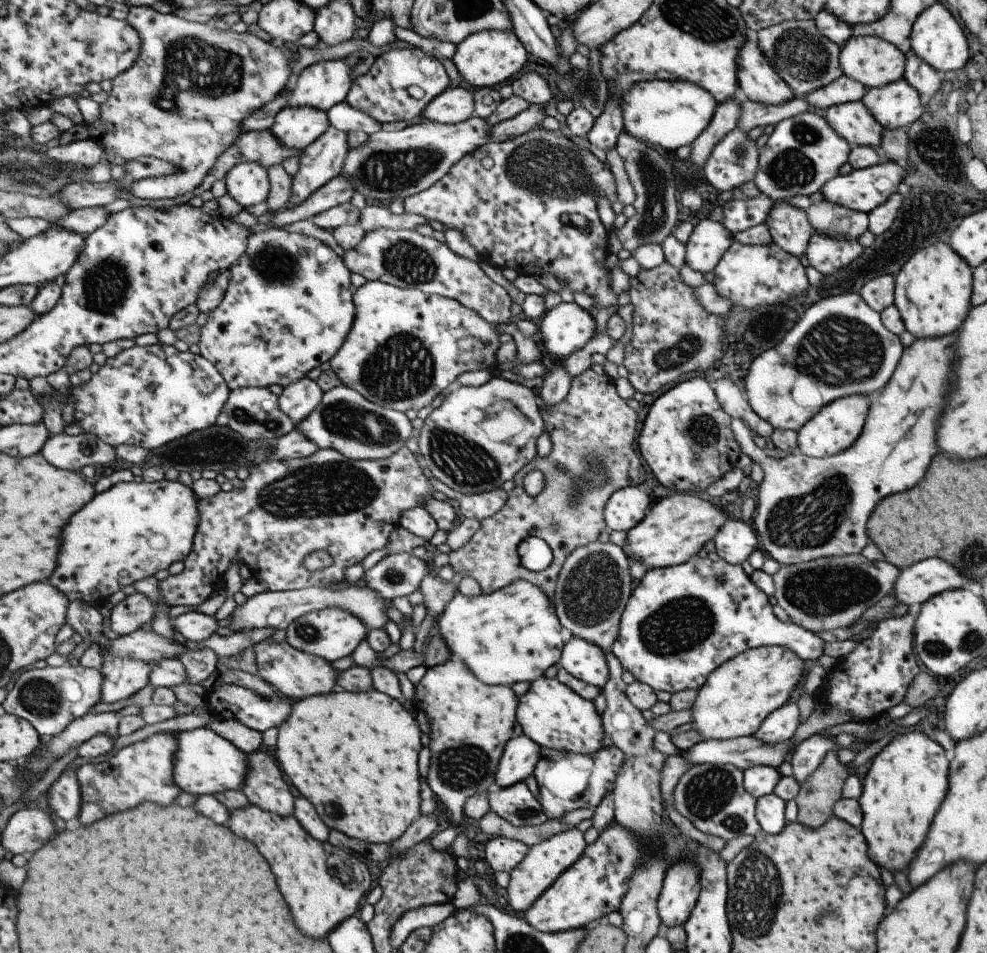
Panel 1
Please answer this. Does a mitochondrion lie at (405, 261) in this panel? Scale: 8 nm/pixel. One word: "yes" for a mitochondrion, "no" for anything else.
yes

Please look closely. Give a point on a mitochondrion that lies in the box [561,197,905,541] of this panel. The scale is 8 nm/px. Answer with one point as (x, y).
(858, 355)

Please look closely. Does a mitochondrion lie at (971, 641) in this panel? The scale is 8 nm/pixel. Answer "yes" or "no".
yes

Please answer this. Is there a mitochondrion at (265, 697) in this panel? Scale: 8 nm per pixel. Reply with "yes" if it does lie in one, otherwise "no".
no

